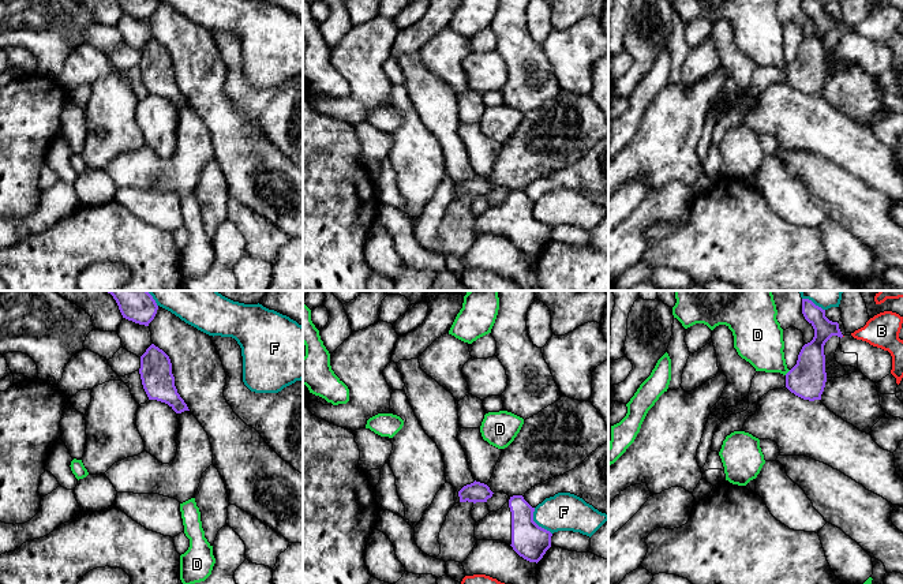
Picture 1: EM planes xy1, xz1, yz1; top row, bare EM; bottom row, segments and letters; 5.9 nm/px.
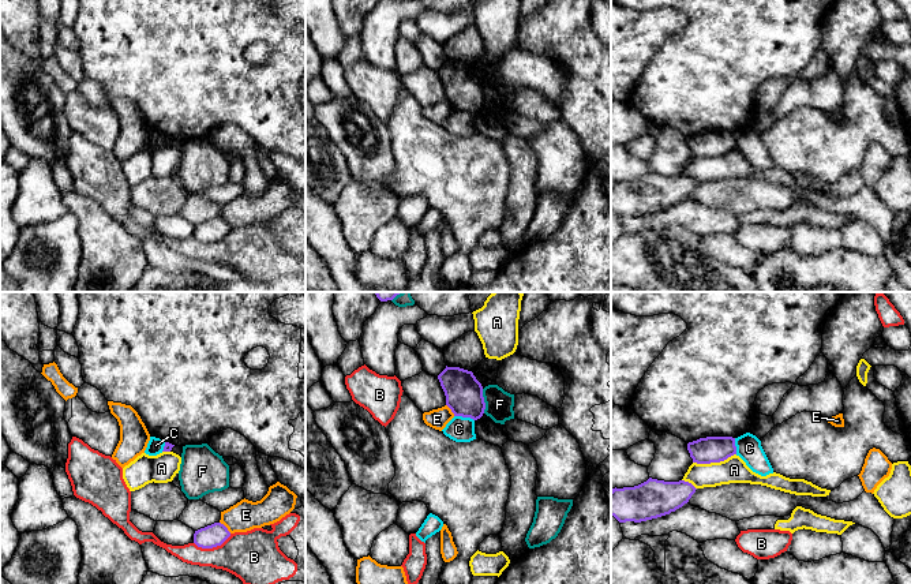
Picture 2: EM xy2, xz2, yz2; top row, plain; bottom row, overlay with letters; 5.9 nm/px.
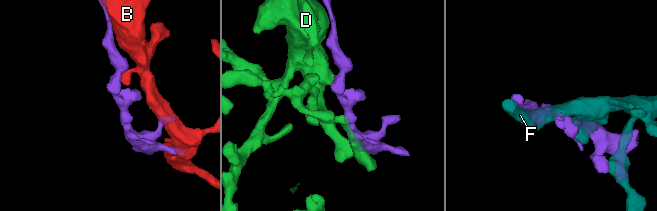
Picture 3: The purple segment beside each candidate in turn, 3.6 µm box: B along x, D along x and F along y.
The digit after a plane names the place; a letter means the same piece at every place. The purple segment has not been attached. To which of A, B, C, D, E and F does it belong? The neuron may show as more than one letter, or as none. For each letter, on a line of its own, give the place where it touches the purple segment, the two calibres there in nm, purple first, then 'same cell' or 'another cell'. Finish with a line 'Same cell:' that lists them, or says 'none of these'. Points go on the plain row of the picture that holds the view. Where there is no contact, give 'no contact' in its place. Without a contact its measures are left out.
A: meets purple in yz2 at (713, 156); 160 nm thick on the purple side, 160 nm on the other; another cell
B: meets purple in xy2 at (212, 242); 130 nm thick on the purple side, 300 nm on the other; another cell
C: meets purple in xz2 at (464, 111); 220 nm thick on the purple side, 150 nm on the other; another cell
D: meets purple in yz1 at (789, 66); 220 nm thick on the purple side, 280 nm on the other; another cell
E: meets purple in xy2 at (225, 221); 130 nm thick on the purple side, 180 nm on the other; another cell
F: meets purple in xz1 at (535, 217); 200 nm thick on the purple side, 220 nm on the other; another cell
Same cell: none of these

